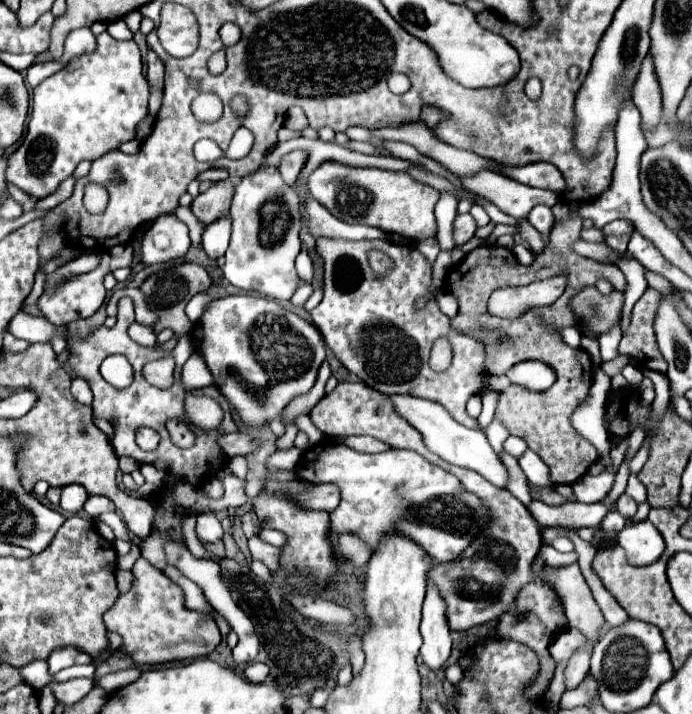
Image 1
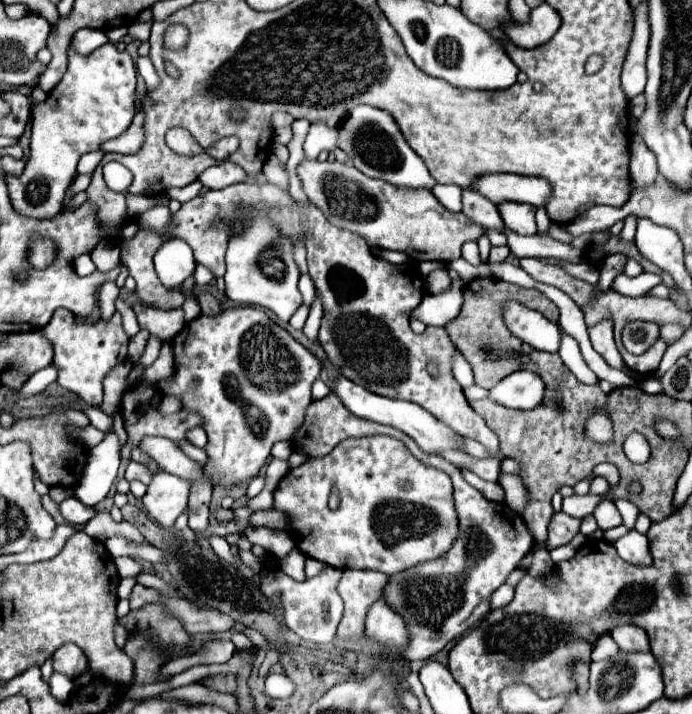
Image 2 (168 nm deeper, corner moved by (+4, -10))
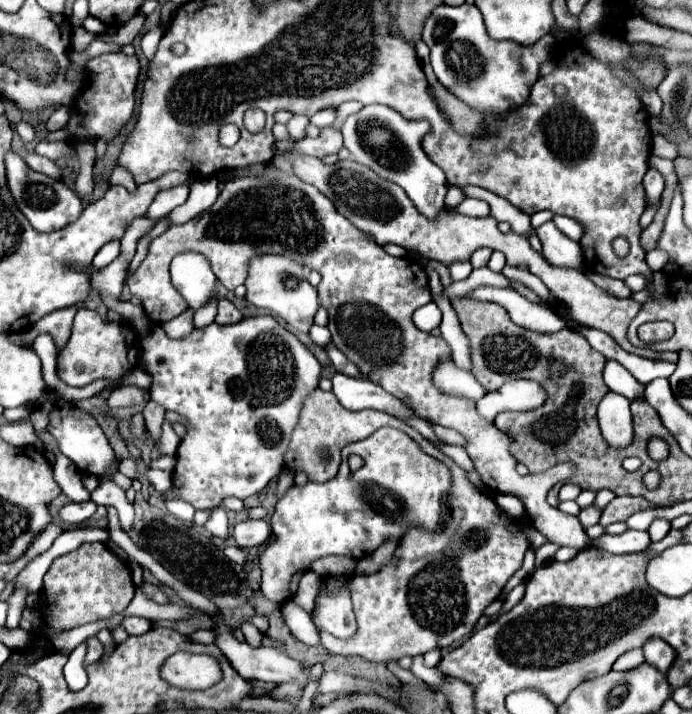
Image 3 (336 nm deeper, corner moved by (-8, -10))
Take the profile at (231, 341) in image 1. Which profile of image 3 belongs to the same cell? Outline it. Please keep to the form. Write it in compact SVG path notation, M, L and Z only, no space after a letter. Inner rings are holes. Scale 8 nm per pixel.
M256 315L256 317L244 317L240 323L234 325L208 325L202 329L194 329L188 337L184 339L170 339L162 327L154 327L150 337L142 339L140 345L140 365L146 367L146 371L152 377L152 387L150 387L150 399L160 403L164 409L168 411L176 411L182 417L186 417L190 421L190 429L184 437L184 441L180 443L178 451L176 451L176 467L172 471L172 487L168 491L164 491L164 499L172 501L172 499L182 499L190 505L194 505L194 509L212 509L218 507L226 497L236 497L236 499L246 499L254 493L260 493L274 477L278 477L278 473L284 467L284 453L288 449L292 431L300 419L300 407L306 399L306 395L310 395L312 391L318 389L318 381L322 375L322 365L320 361L312 355L312 351L296 337L292 335L288 329L284 329L272 315Z

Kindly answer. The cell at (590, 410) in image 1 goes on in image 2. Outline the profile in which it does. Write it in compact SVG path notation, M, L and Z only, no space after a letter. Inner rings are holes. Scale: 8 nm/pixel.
M624 499L614 501L614 503L616 503L616 507L618 507L620 515L622 515L622 525L628 527L628 529L634 529L634 523L636 523L636 519L640 515L640 509L636 509L630 501L624 501Z

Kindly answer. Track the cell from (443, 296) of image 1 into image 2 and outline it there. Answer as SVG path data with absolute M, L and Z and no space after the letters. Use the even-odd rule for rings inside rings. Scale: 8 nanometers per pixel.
M454 281L450 291L440 295L424 295L422 303L412 309L410 319L418 319L424 325L436 325L444 327L448 321L452 321L463 303L462 281Z

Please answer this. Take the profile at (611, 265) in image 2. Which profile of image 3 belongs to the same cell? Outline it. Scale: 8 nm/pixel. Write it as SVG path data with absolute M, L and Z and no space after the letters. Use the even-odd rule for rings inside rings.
M652 249L646 253L646 263L652 271L660 271L666 265L666 253L660 253L658 249Z

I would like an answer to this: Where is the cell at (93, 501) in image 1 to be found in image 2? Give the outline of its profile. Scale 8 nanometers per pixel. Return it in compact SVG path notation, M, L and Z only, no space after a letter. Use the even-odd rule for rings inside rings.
M76 497L62 501L60 503L60 513L72 525L84 525L84 523L88 523L96 515L96 511L92 507L80 503Z

